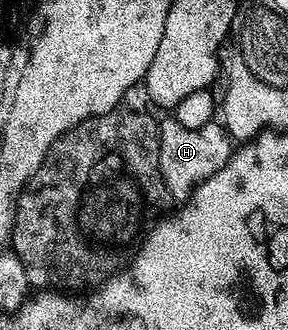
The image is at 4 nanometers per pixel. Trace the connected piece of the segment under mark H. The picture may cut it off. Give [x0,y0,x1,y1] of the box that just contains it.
[160,118,234,202]

